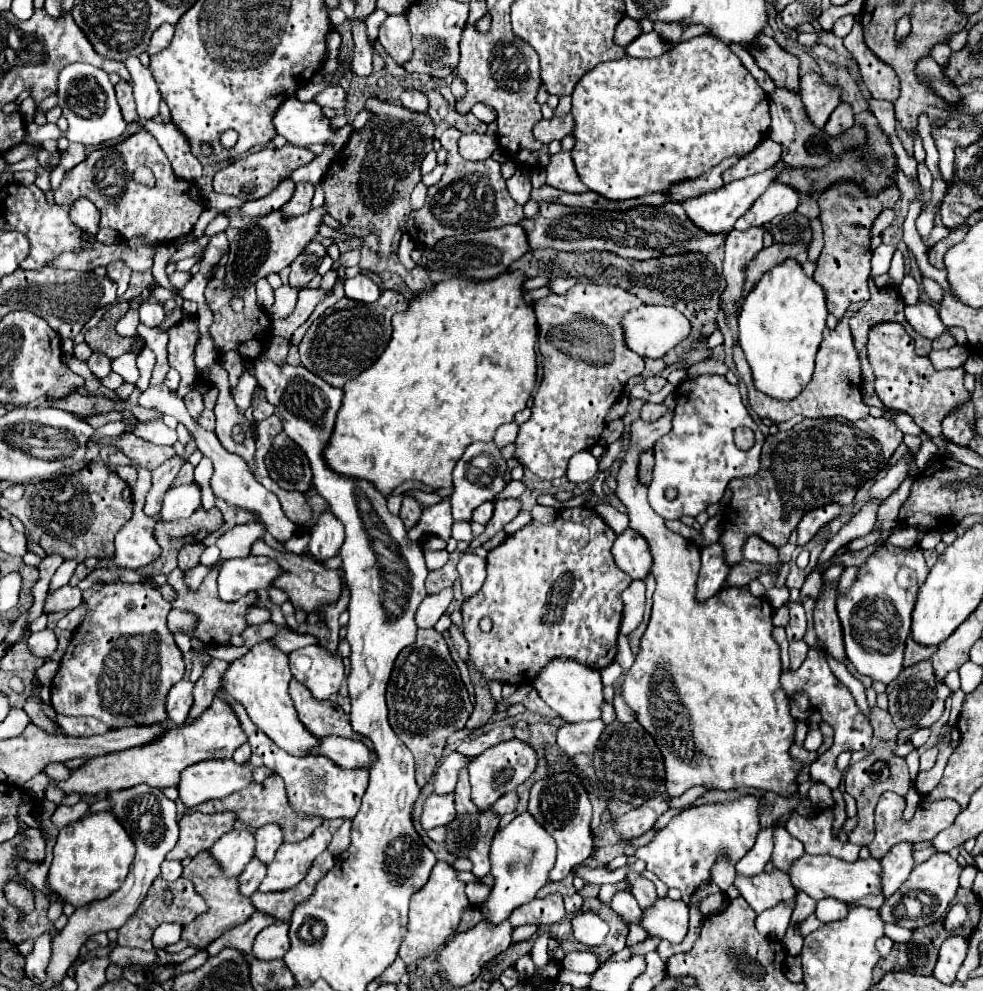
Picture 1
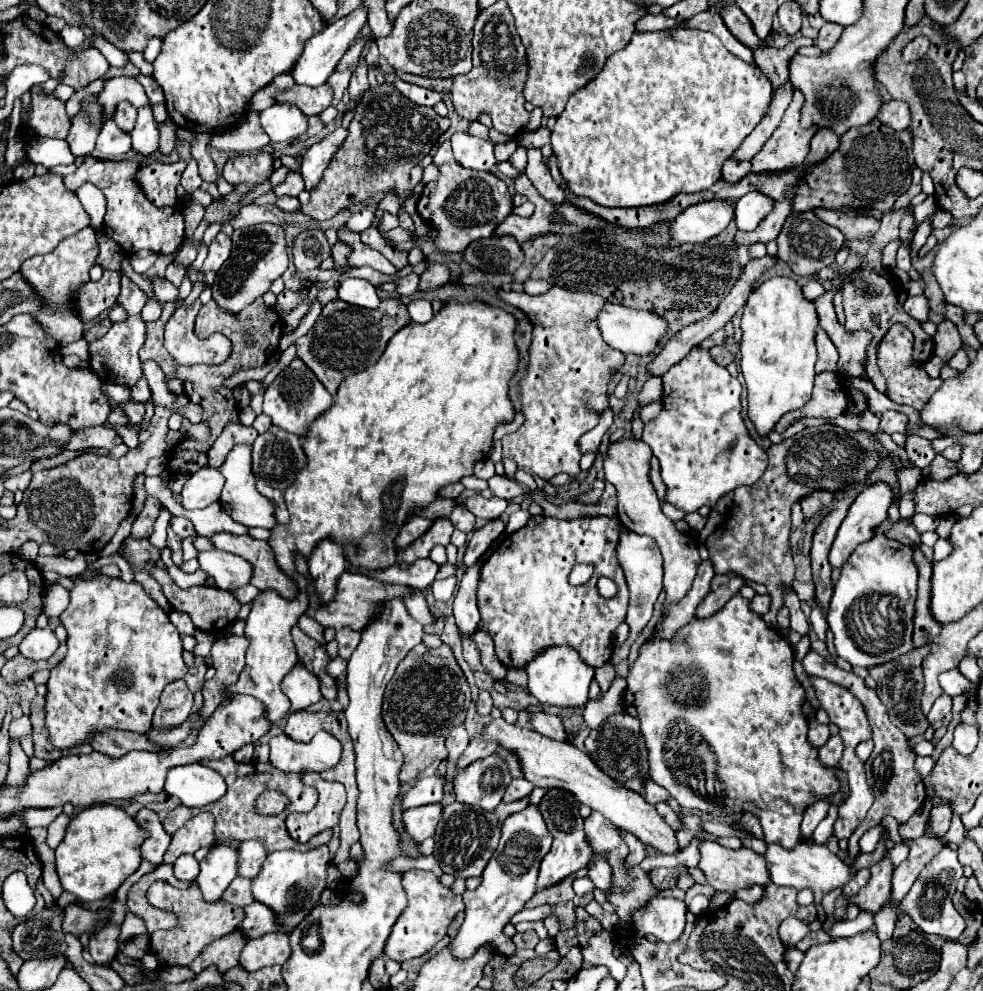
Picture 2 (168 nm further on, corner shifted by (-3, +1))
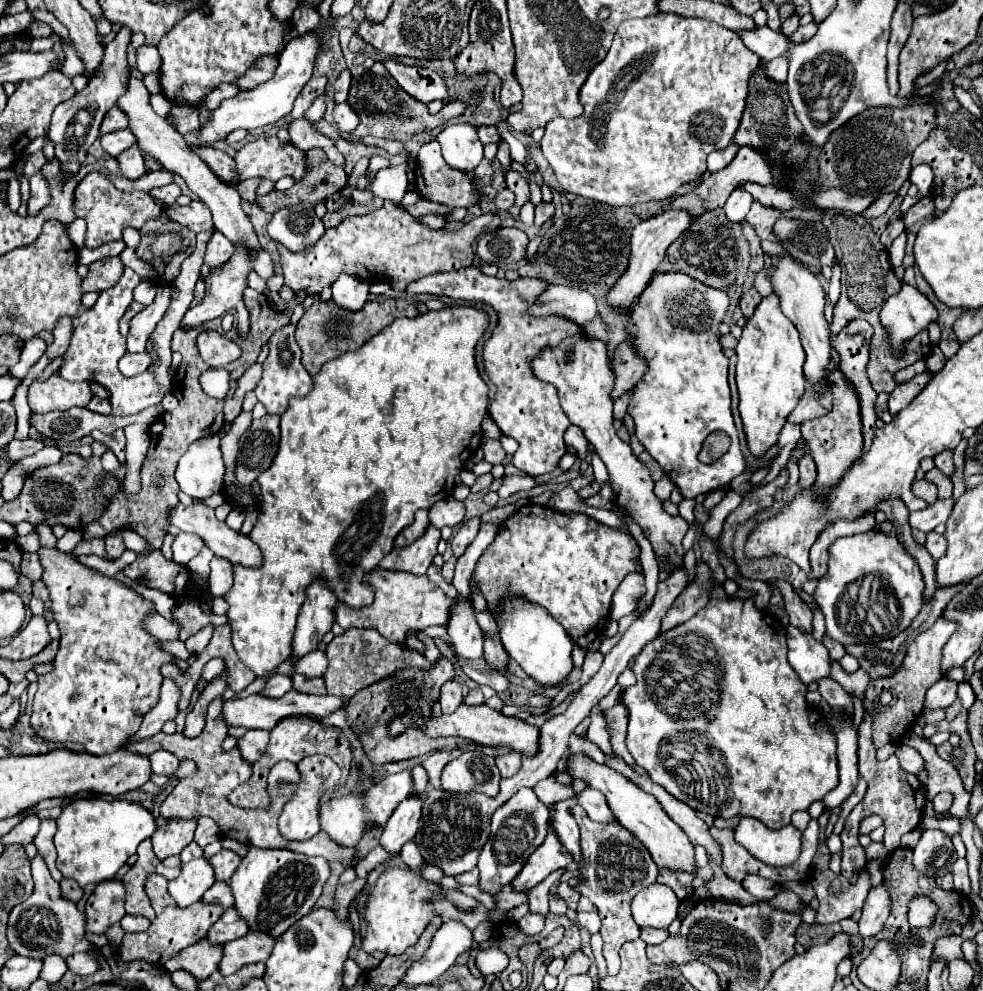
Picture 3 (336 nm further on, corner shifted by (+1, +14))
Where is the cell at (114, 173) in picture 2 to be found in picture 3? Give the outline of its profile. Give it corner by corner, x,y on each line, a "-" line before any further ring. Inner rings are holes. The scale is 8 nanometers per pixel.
88,172
76,186
76,216
84,218
88,224
86,240
84,240
86,248
100,248
102,244
106,244
110,240
120,240
124,228
132,226
132,228
140,230
146,220
156,218
160,212
162,212
162,208
158,204
154,204
154,200
148,193
122,192
122,190
114,188
110,184
110,180
98,172
94,172
94,174

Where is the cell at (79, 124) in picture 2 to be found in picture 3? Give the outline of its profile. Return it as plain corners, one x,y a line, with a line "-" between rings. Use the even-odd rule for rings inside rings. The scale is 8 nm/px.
122,26
120,32
116,34
116,38
110,44
106,44
104,62
96,70
96,74
90,76
88,86
82,92
74,94
64,104
58,104
58,108
52,114
48,140
54,144
54,154
56,154
56,160
60,162
60,168
64,168
64,172
68,172
68,174
76,174
80,170
80,166
86,160
88,148
98,138
104,114
126,92
126,82
128,82
128,76
130,76
128,60
126,60
126,48
130,44
130,36
132,36
132,30

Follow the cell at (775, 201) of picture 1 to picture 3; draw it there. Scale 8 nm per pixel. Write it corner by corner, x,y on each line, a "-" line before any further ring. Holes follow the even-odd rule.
734,190
728,196
728,200
726,200
726,204
724,204
722,210
728,216
728,220
742,222
746,218
750,206
752,206
752,196
746,190

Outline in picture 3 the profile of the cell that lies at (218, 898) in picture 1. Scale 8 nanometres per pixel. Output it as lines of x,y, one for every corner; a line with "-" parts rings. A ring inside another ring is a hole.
152,874
148,876
146,882
146,892
148,898
152,902
152,908
156,910
156,918
152,920
150,928
146,932
136,932
136,934
124,934
122,944
116,950
116,956
122,962
134,962
134,960
144,960
150,964
164,964
166,960
170,960
172,956
176,956
180,950
196,944
198,940
202,940
208,932
208,928
218,920
218,916
224,912
220,906
216,904
192,904
188,908
180,908
176,906
176,902
172,900
172,896
166,890
168,880
164,876

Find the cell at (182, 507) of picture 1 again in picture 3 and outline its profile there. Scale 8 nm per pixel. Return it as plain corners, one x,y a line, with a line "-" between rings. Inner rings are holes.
218,436
196,440
188,446
176,468
180,490
194,500
204,500
224,488
224,460

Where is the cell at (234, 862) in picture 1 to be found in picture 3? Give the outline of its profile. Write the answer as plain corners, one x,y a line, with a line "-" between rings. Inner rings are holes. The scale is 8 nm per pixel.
196,858
182,864
178,878
168,882
168,894
180,908
186,908
202,898
202,894
214,884
214,870
206,858

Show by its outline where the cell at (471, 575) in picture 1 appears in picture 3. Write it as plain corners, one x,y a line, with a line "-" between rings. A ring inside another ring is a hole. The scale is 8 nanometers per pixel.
458,596
448,622
448,634
462,658
482,656
482,630
472,614
472,606
466,598

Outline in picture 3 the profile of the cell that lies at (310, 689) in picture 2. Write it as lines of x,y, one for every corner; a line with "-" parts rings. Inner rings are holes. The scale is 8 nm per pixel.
274,674
266,686
260,690
260,694
268,696
268,698
280,698
284,696
288,690
292,690
292,678
290,676
280,676
280,674

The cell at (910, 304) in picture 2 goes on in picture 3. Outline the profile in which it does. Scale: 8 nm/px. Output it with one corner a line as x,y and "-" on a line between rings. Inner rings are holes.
904,284
898,294
890,296
880,310
880,324
886,330
886,338
896,358
902,356
904,342
926,330
928,324
936,320
938,310
934,304
908,284

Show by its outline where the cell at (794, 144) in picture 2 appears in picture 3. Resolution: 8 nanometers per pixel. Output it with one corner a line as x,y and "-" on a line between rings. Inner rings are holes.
742,146
736,158
720,172
710,174
696,186
696,194
704,200
706,210
722,208
726,196
740,188
746,182
754,182
760,186
772,184
772,164
762,152
754,148

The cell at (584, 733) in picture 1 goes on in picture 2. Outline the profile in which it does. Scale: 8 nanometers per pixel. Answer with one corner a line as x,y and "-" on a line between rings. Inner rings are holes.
536,711
532,713
532,725
538,733
550,737
550,739
556,739
556,741
568,741
568,731
562,723
560,717
556,715
548,715
548,713
542,713
542,711

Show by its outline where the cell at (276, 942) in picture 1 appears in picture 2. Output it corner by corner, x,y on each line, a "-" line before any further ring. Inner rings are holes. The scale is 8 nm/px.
266,933
248,941
240,955
240,965
246,971
258,971
268,965
284,965
290,957
290,943
286,933

